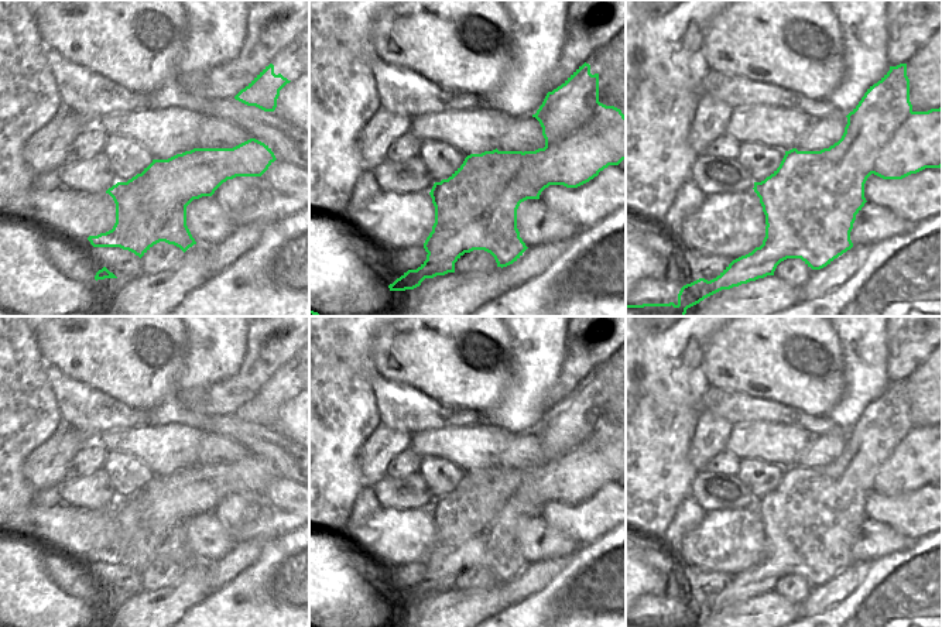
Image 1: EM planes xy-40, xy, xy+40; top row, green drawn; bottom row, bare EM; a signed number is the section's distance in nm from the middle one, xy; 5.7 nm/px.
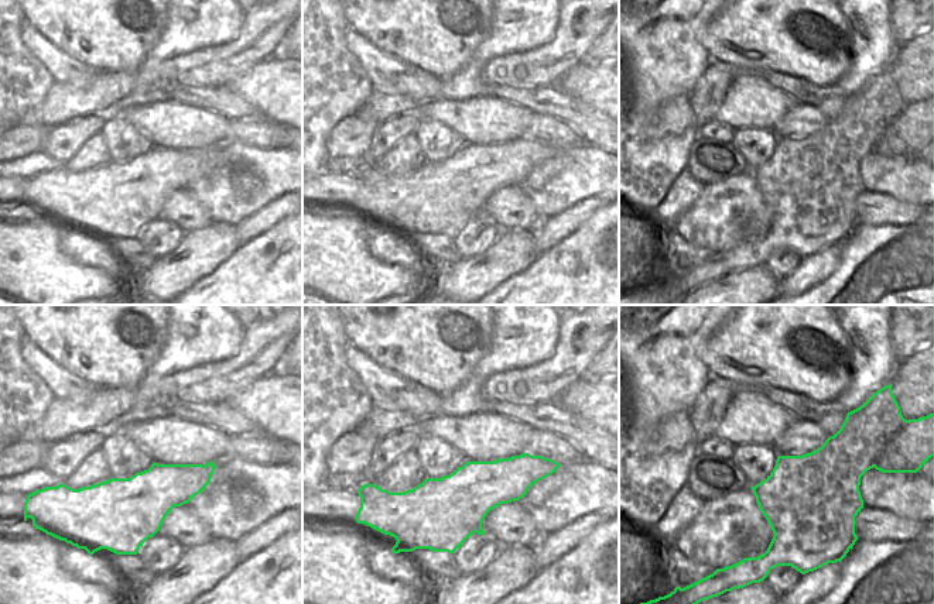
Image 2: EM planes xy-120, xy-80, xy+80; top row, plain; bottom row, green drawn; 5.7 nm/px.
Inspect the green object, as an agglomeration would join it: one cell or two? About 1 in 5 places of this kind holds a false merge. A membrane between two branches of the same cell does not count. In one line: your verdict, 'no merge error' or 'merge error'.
merge error

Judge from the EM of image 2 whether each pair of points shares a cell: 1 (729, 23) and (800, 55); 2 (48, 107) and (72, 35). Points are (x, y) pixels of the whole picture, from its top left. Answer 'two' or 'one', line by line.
1: one
2: two

